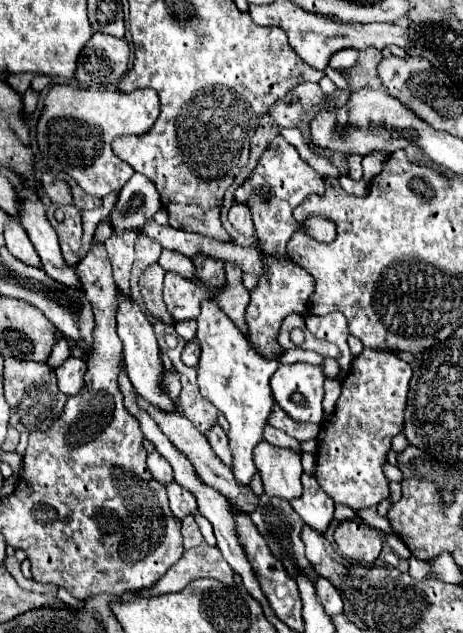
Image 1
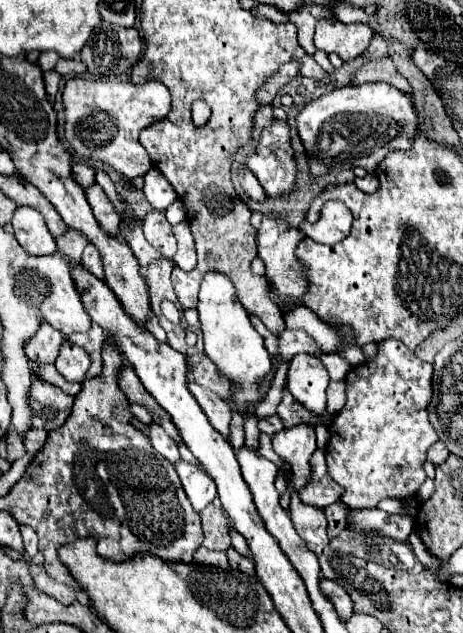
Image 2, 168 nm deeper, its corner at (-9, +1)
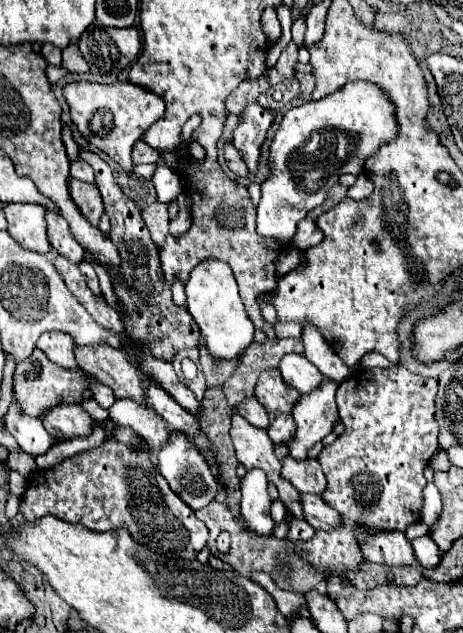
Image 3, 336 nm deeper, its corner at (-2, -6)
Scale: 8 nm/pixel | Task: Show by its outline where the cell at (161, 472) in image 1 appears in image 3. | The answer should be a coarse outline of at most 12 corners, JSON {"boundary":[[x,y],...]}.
{"boundary":[[120,398],[110,420],[136,430],[154,452],[168,442],[166,422],[148,404]]}

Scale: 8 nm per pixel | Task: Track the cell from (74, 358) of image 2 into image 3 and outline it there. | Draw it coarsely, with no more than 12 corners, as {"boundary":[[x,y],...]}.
{"boundary":[[44,332],[38,348],[58,366],[76,368],[74,340]]}

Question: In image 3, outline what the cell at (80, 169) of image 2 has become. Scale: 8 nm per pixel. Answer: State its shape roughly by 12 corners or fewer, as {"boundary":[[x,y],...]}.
{"boundary":[[84,160],[70,164],[70,174],[94,182],[94,170]]}

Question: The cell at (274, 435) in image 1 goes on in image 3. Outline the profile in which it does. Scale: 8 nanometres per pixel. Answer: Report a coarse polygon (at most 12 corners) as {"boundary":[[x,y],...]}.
{"boundary":[[256,396],[242,400],[236,412],[252,426],[268,428],[268,414]]}

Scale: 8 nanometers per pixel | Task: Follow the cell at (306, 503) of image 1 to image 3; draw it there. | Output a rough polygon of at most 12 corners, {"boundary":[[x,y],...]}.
{"boundary":[[286,458],[282,476],[298,492],[326,488],[318,460]]}

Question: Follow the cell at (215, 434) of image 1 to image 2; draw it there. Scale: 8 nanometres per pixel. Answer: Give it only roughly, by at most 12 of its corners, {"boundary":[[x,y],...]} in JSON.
{"boundary":[[189,383],[213,429],[229,437],[231,407],[213,391]]}

